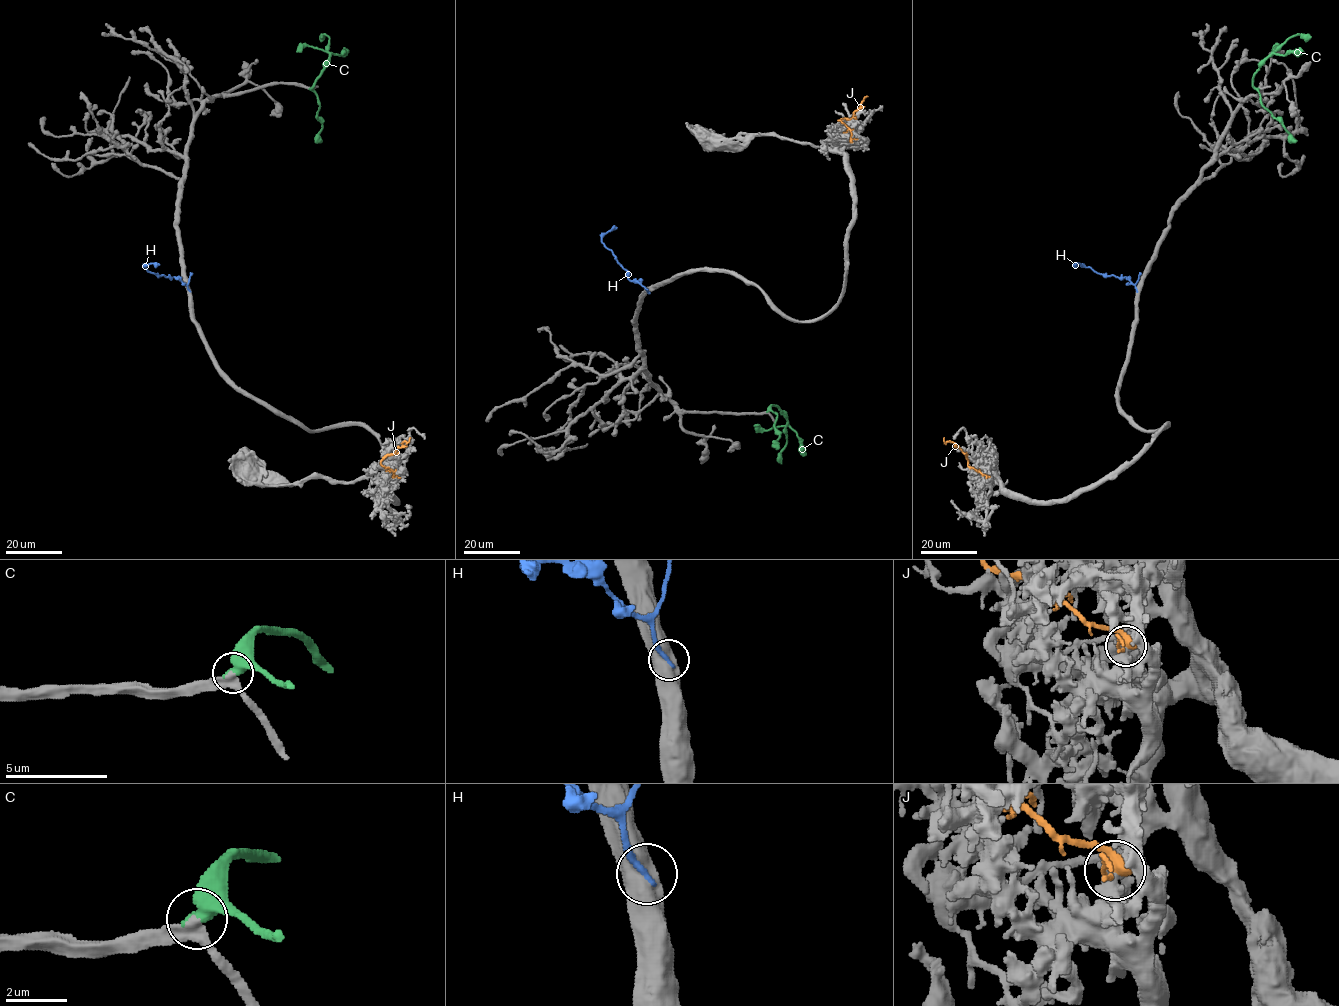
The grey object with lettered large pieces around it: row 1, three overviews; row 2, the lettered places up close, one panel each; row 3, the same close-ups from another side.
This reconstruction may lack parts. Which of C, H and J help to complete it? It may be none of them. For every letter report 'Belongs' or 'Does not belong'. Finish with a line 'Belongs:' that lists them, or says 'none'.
C: Belongs
H: Does not belong
J: Does not belong
Belongs: C

